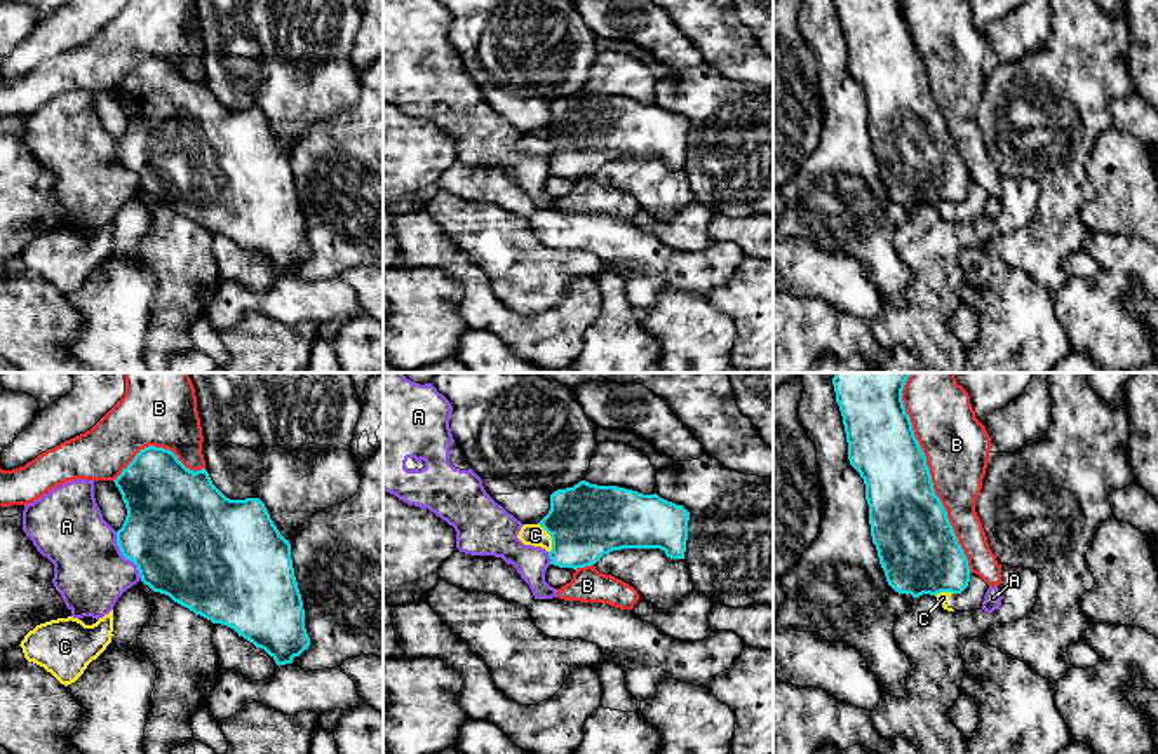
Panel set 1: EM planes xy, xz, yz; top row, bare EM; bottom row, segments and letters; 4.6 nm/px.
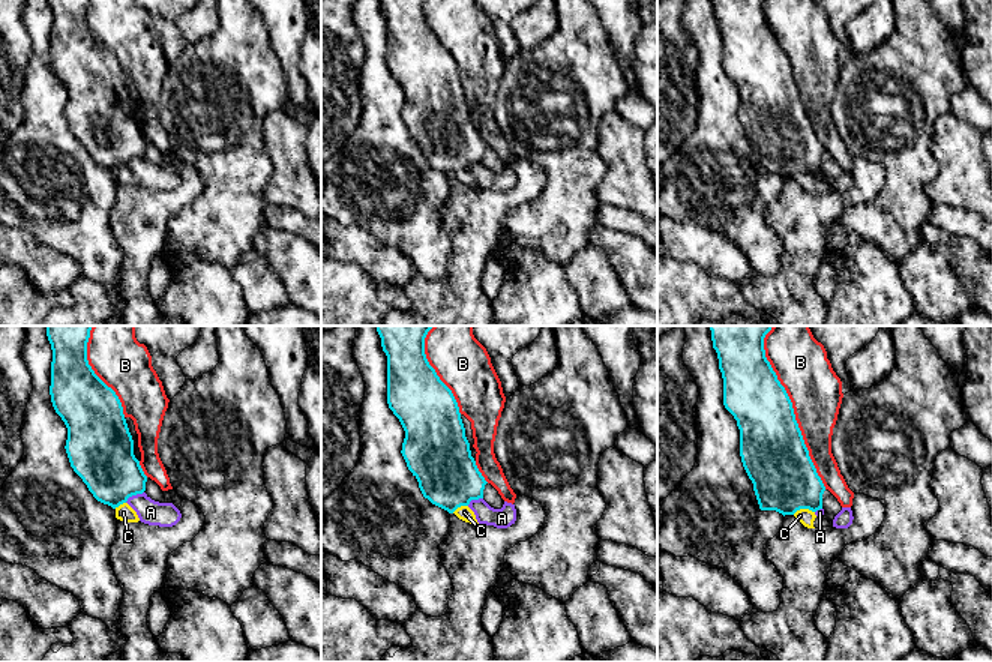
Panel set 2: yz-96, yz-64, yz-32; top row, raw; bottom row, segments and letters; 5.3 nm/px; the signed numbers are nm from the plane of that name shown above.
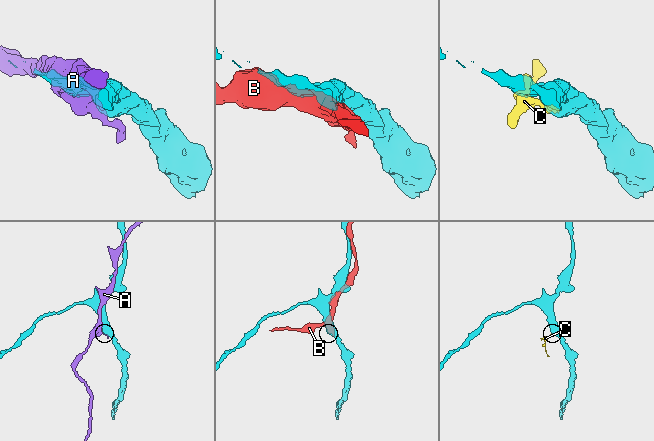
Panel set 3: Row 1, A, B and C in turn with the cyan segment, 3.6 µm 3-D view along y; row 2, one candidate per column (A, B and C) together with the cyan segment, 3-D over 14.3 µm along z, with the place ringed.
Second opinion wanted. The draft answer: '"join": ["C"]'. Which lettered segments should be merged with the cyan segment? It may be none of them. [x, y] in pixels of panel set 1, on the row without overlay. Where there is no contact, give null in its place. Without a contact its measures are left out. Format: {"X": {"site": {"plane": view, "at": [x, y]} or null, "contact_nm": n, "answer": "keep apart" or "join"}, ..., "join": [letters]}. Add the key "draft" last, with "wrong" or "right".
{"A": {"site": {"plane": "xy", "at": [124, 166]}, "contact_nm": 260, "answer": "keep apart"}, "B": {"site": {"plane": "yz", "at": [930, 91]}, "contact_nm": 900, "answer": "keep apart"}, "C": {"site": {"plane": "xz", "at": [551, 147]}, "contact_nm": 150, "answer": "keep apart"}, "join": [], "draft": "wrong"}

